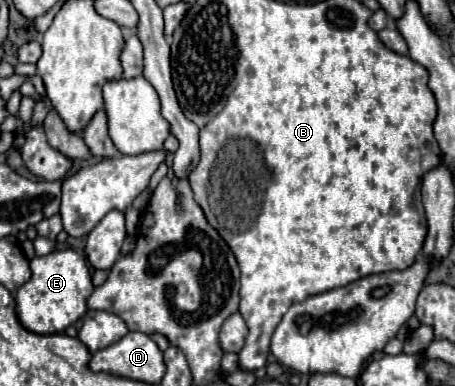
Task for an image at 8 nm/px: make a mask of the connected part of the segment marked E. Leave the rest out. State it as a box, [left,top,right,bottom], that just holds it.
[17,250,95,334]

